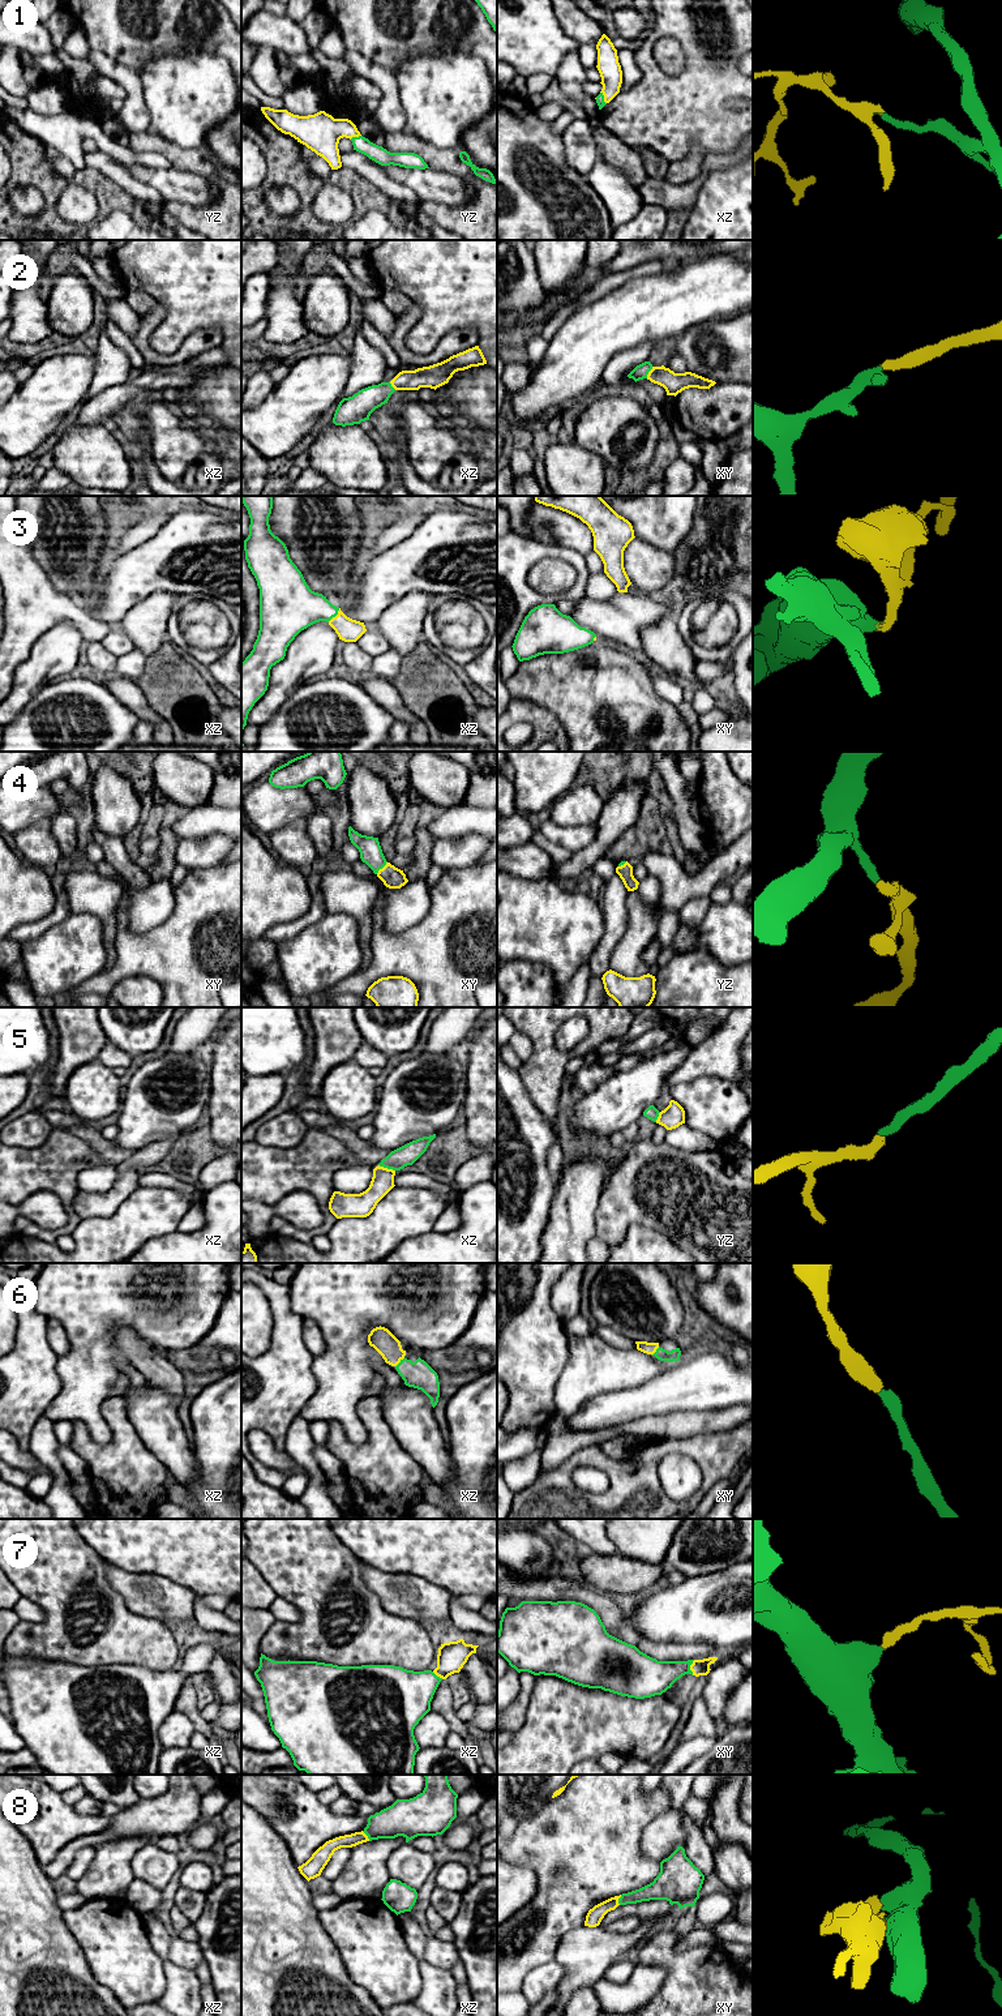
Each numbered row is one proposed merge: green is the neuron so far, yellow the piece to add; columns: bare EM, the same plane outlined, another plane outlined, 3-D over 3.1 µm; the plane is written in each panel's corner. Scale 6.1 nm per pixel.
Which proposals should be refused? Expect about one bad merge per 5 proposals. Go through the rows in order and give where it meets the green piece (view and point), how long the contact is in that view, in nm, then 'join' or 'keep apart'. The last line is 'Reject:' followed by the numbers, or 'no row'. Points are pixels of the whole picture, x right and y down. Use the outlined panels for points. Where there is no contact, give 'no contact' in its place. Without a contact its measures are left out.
1: xz (603, 98) | 90 nm | join
2: xy (649, 371) | 80 nm | join
3: xz (334, 616) | 120 nm | join
4: xy (381, 868) | 100 nm | join
5: xz (386, 1167) | 110 nm | join
6: xz (399, 1362) | 80 nm | join
7: xy (689, 1668) | 100 nm | join
8: xz (367, 1835) | 80 nm | join
Reject: no row

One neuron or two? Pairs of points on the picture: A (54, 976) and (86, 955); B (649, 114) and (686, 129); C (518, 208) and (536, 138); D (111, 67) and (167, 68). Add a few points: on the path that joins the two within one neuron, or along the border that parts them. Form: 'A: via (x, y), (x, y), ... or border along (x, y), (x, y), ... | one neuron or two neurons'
A: via (61, 968), (69, 961), (78, 958) | one neuron
B: via (658, 114), (671, 114), (677, 120) | one neuron
C: via (518, 191), (525, 155) | one neuron
D: border along (138, 75), (146, 105) | two neurons

